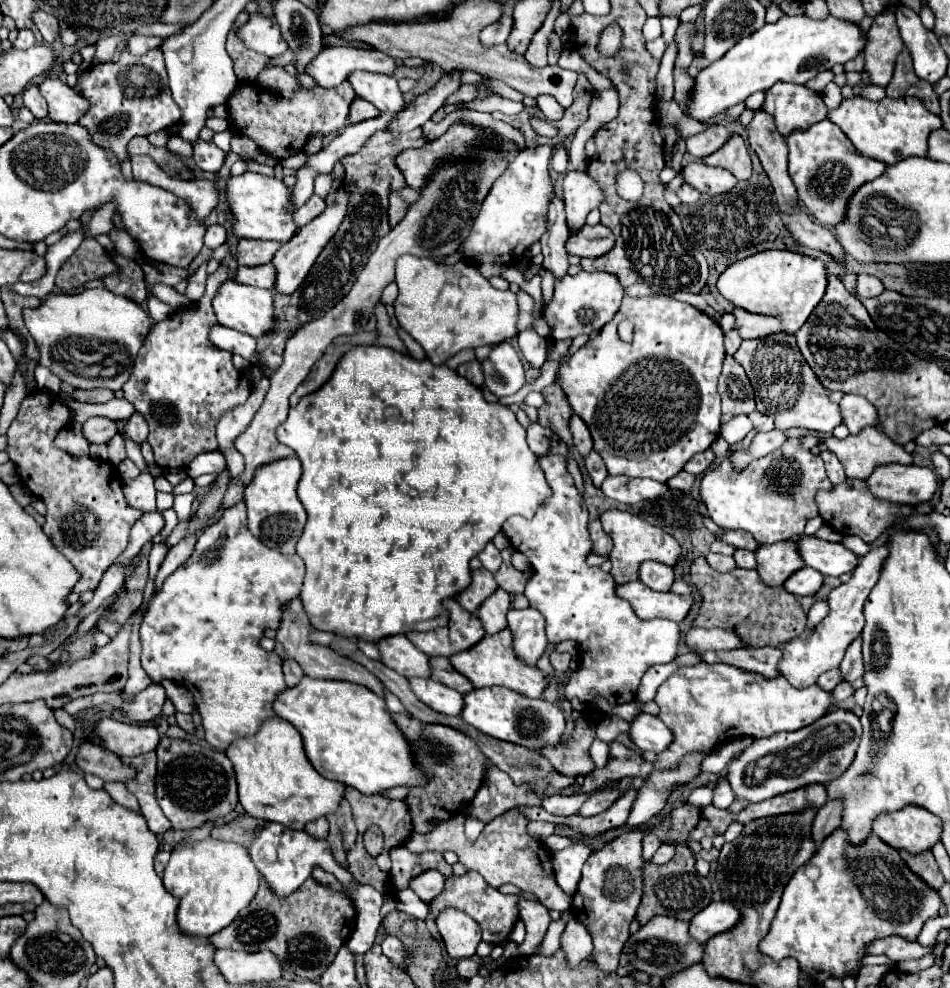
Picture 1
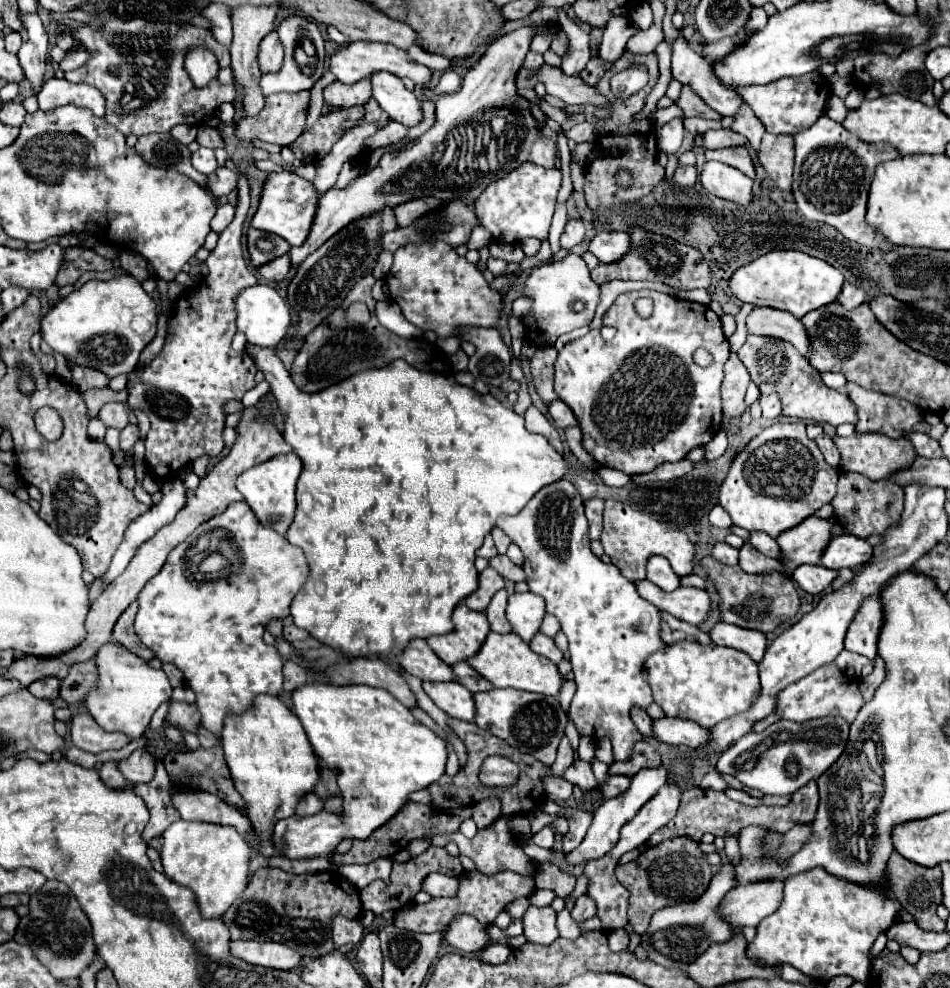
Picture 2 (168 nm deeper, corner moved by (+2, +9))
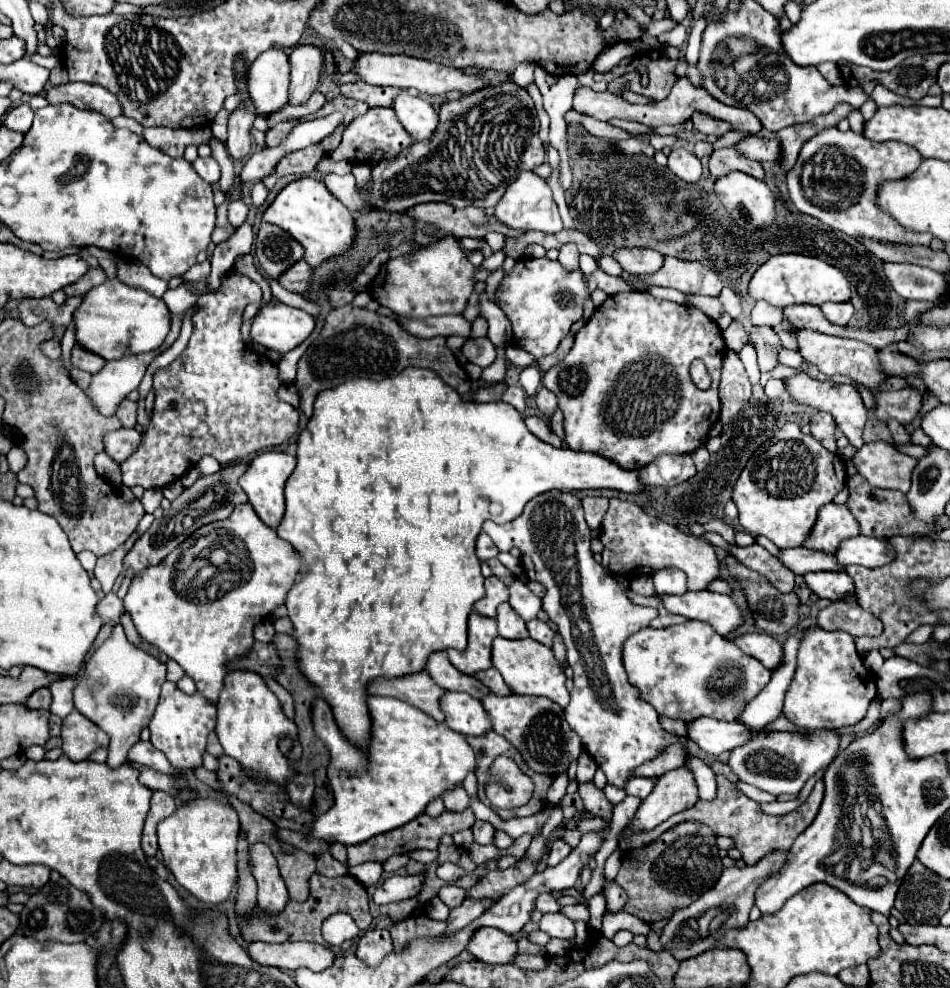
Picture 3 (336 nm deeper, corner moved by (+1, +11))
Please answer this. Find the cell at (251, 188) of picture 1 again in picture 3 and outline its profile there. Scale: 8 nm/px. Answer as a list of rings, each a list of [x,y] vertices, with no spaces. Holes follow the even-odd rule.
[[[303,177],[289,183],[263,213],[263,221],[275,223],[293,235],[305,247],[305,261],[311,267],[319,267],[329,259],[347,255],[357,231],[353,213],[325,187],[325,183],[313,177]]]

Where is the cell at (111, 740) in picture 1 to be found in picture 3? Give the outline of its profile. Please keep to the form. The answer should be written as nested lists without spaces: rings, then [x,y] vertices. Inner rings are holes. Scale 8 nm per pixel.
[[[75,709],[63,719],[61,739],[63,739],[63,753],[71,757],[71,761],[75,763],[87,759],[97,747],[109,745],[107,733]]]

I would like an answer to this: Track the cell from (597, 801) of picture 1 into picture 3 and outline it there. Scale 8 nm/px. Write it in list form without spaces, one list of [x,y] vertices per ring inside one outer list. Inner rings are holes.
[[[631,777],[631,781],[627,781],[627,795],[635,795],[635,797],[641,797],[645,799],[655,787],[655,781],[653,779],[645,779],[645,777]]]

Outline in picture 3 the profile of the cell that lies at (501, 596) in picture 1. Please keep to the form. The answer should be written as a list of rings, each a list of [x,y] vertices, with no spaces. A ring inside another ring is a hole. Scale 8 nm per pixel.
[[[509,603],[499,605],[497,625],[499,625],[499,637],[503,637],[503,639],[525,639],[525,637],[529,637],[525,621],[511,609]]]

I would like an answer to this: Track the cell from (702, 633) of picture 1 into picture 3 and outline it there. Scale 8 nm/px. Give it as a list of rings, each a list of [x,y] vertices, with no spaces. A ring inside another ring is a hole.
[[[767,633],[741,635],[741,637],[735,637],[735,643],[747,655],[753,655],[755,659],[759,659],[769,671],[777,669],[783,663],[783,643]]]

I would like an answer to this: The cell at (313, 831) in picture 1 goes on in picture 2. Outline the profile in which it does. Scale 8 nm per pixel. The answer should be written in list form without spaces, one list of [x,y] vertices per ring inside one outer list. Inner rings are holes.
[[[312,793],[312,795],[306,795],[304,799],[302,799],[302,803],[298,803],[298,807],[296,807],[296,815],[300,815],[300,817],[308,817],[308,815],[316,815],[316,813],[320,813],[324,809],[324,803]]]

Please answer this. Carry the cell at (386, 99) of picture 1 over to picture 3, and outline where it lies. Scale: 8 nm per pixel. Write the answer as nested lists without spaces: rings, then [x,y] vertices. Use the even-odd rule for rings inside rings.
[[[401,91],[399,97],[395,99],[393,111],[397,113],[397,117],[399,117],[401,125],[405,127],[405,131],[415,141],[431,139],[435,135],[439,115],[431,107],[429,101],[425,101],[421,97],[411,97],[407,91]]]

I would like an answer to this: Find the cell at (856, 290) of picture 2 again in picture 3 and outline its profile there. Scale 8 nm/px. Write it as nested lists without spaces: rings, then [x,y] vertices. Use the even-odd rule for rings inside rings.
[[[823,303],[821,305],[823,317],[835,325],[847,325],[853,317],[853,305],[851,303]]]

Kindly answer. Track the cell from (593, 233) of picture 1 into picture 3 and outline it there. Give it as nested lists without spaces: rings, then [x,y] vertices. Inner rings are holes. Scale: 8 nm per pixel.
[[[619,249],[615,251],[615,259],[627,273],[655,273],[663,267],[663,255],[655,249]]]

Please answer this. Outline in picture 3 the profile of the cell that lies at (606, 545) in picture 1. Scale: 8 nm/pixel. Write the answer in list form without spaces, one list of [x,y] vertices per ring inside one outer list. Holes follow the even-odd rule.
[[[585,497],[583,501],[583,509],[585,509],[585,521],[591,529],[599,529],[603,515],[607,513],[609,507],[609,499],[605,497]]]

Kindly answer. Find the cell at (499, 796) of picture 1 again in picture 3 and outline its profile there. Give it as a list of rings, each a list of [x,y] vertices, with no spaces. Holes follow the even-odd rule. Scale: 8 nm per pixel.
[[[477,821],[477,823],[473,825],[473,837],[475,837],[475,843],[479,843],[479,845],[489,845],[489,843],[493,843],[493,833],[495,833],[495,829],[493,829],[491,823]]]

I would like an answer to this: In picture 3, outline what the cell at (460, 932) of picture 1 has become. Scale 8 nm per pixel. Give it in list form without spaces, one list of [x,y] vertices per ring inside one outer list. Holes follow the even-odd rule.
[[[483,927],[471,937],[467,951],[485,963],[513,963],[517,957],[517,941],[501,929]]]

